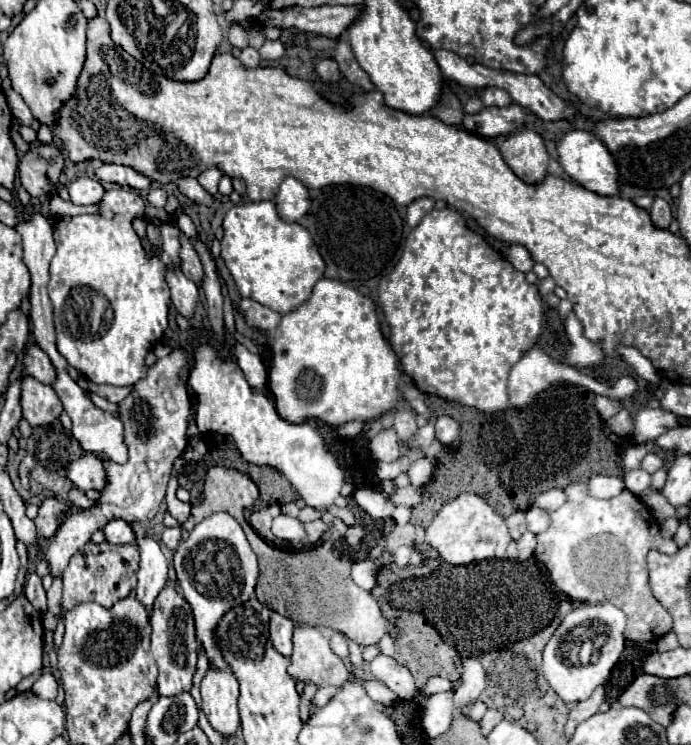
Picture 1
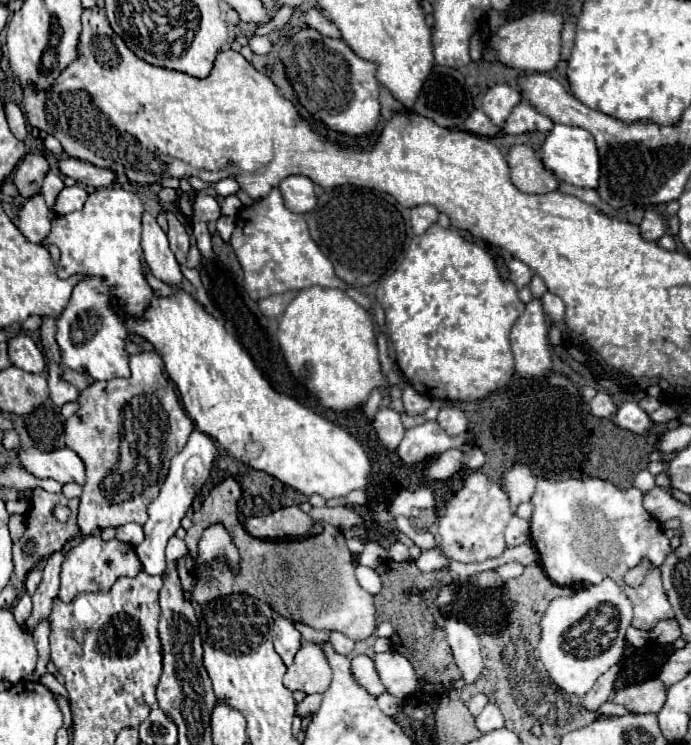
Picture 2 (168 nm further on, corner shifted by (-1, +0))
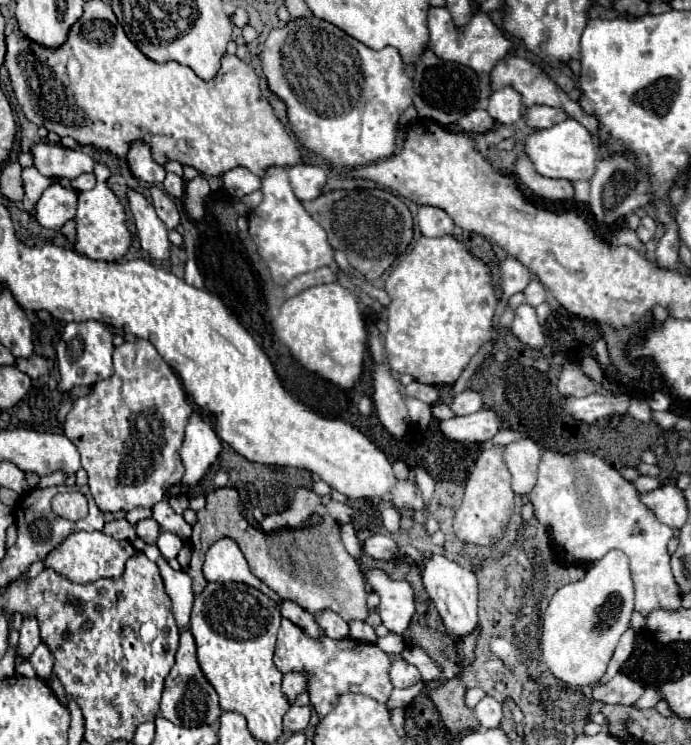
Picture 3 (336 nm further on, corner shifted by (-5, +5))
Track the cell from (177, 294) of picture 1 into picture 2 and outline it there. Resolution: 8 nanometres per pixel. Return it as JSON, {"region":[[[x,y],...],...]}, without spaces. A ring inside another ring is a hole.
{"region":[[[144,212],[142,216],[142,252],[144,252],[144,260],[148,262],[156,278],[160,278],[164,284],[174,288],[182,286],[184,276],[180,264],[168,246],[168,238],[164,230],[158,226],[156,218],[148,212]]]}

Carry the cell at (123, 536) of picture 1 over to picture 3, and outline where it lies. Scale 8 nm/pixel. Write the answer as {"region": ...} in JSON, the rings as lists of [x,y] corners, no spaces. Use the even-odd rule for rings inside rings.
{"region":[[[144,519],[144,521],[140,521],[140,523],[136,525],[136,533],[138,533],[138,537],[140,537],[144,543],[154,545],[156,539],[158,539],[158,535],[162,533],[162,529],[160,529],[160,525],[158,525],[154,519]]]}

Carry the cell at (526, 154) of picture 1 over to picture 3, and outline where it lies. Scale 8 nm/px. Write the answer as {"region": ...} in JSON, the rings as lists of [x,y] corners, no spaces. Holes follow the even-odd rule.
{"region":[[[520,157],[516,161],[516,173],[518,173],[520,181],[530,191],[534,191],[538,197],[544,197],[544,199],[554,201],[554,203],[570,201],[574,197],[574,187],[570,181],[542,177],[540,173],[536,173],[536,169],[532,167],[532,161],[528,157]]]}

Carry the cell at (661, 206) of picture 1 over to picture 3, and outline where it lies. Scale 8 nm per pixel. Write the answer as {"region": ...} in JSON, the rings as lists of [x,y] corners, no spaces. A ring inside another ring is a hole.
{"region":[[[642,217],[642,221],[640,221],[640,227],[638,227],[638,237],[640,237],[640,241],[642,243],[646,243],[646,241],[650,241],[652,237],[654,237],[654,233],[656,233],[656,227],[658,227],[658,223],[652,219],[652,217]]]}

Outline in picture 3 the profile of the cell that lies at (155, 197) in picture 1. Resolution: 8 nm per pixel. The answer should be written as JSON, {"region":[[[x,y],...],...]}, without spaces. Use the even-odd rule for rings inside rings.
{"region":[[[166,173],[166,179],[164,179],[164,191],[170,193],[172,197],[184,197],[184,179],[178,177],[176,173]]]}

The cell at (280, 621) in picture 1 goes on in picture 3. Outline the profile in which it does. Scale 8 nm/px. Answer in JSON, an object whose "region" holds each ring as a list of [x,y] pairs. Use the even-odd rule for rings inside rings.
{"region":[[[282,619],[276,651],[274,651],[274,663],[276,667],[286,675],[294,671],[302,671],[308,677],[306,693],[310,697],[312,709],[324,717],[336,707],[338,697],[344,693],[360,693],[368,695],[370,699],[376,699],[378,703],[386,703],[388,695],[392,691],[392,683],[388,677],[392,659],[372,643],[362,643],[356,639],[312,639],[310,635],[304,635],[300,627],[296,627],[292,621]]]}

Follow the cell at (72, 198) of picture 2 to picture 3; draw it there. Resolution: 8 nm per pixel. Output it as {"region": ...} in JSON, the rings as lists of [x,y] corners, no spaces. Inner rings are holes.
{"region":[[[58,183],[50,185],[34,205],[34,219],[46,229],[60,229],[68,219],[76,217],[76,199],[74,189],[66,189]]]}

